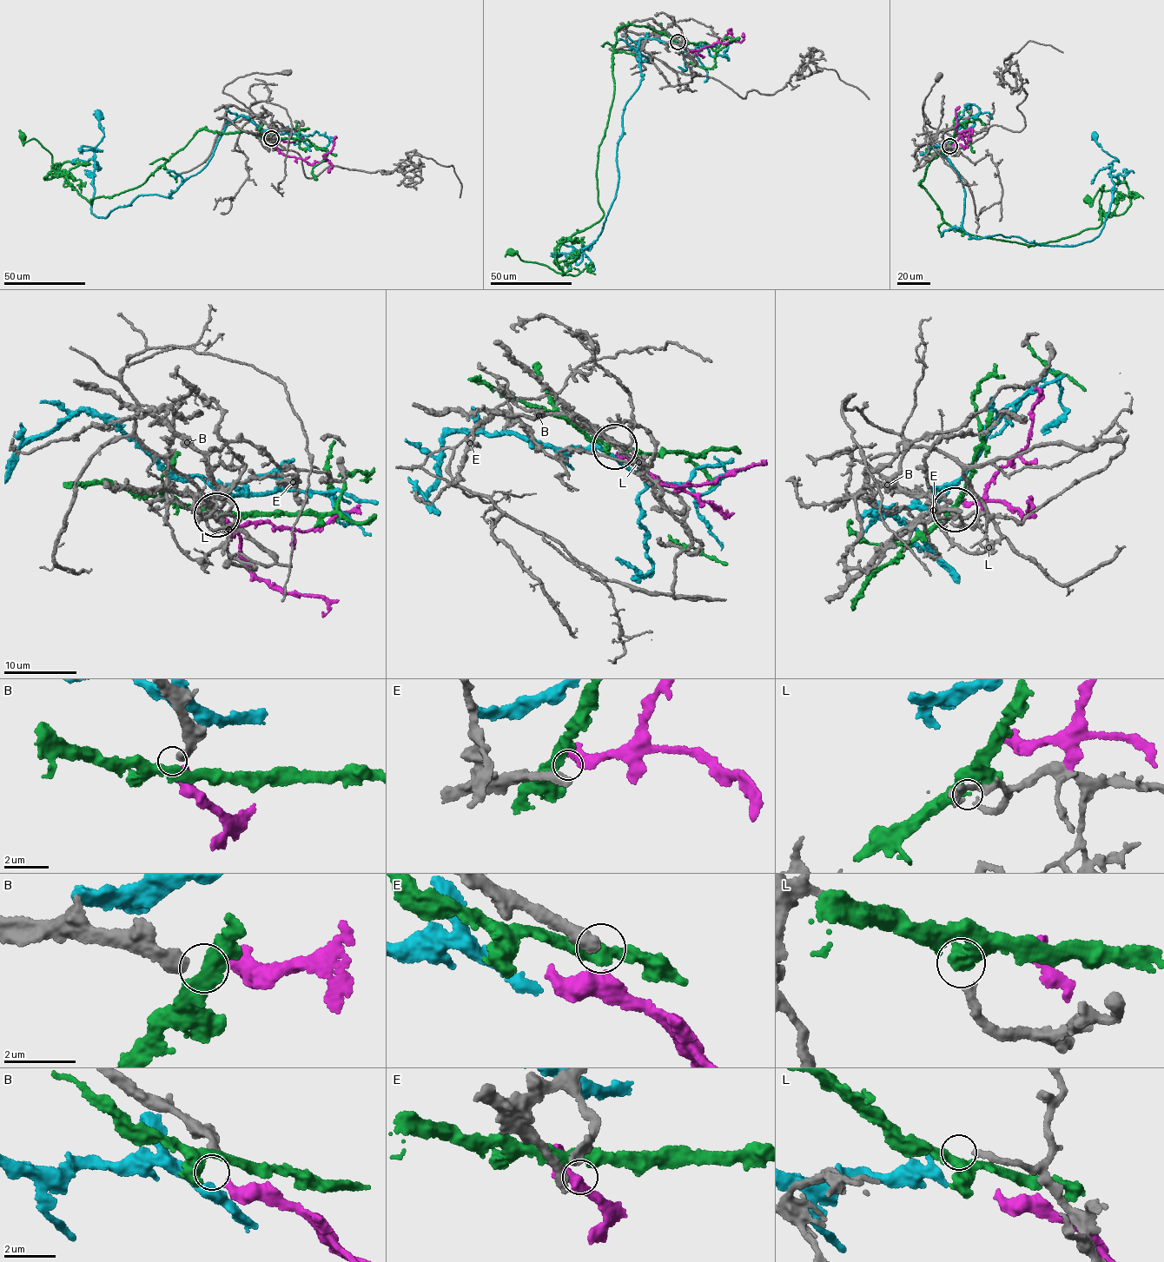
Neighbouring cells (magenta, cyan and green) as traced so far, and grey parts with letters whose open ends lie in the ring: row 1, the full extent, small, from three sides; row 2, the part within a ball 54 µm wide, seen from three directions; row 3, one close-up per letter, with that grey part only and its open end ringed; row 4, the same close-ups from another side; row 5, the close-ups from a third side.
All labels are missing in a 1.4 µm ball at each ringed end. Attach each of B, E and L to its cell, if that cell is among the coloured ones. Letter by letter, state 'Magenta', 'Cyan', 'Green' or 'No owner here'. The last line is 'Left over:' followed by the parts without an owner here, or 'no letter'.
B: Magenta
E: No owner here
L: No owner here
Left over: E, L

